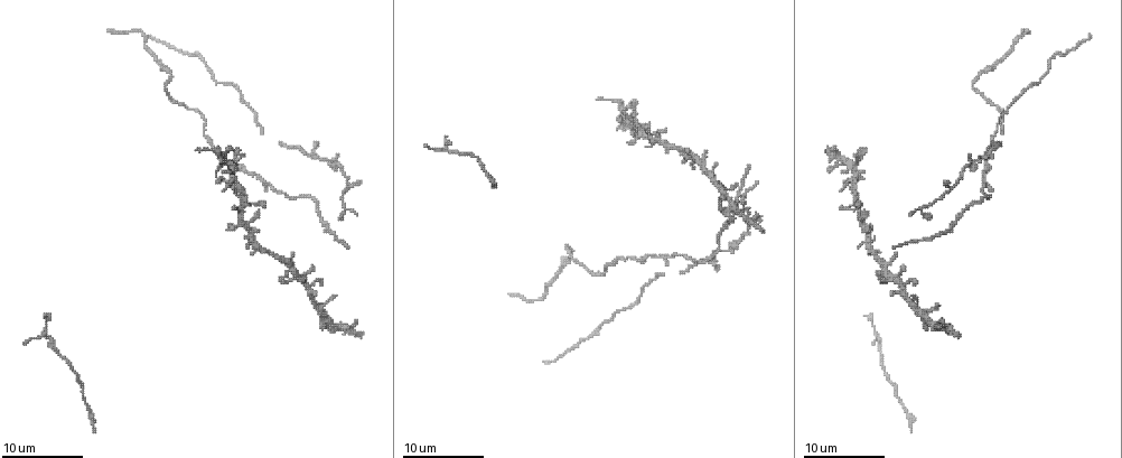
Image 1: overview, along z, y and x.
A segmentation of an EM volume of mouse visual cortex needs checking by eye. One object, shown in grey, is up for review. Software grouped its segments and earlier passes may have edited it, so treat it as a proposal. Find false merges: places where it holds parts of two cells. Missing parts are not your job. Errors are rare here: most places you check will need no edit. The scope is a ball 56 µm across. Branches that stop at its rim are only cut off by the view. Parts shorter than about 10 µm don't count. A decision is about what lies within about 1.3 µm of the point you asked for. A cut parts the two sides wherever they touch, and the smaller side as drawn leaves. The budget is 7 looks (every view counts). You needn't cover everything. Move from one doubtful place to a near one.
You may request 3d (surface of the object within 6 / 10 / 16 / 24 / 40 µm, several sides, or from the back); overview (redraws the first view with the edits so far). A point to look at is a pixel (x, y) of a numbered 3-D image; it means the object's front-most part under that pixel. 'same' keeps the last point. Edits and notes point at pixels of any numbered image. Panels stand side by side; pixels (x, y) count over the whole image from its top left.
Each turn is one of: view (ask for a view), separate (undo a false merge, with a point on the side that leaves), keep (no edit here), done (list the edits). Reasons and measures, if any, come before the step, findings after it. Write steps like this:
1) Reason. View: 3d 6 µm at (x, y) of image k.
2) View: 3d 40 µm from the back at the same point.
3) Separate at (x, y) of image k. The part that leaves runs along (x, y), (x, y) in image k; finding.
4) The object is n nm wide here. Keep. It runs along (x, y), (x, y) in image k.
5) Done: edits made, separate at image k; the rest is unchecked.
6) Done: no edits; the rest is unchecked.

Thin neck. View: 3d 10 µm at (972, 85) of image 1.

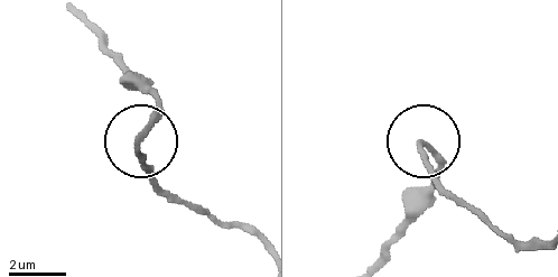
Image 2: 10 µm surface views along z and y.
Keep. It runs along (260, 240), (216, 222), (156, 179), (142, 153), (154, 90) in image 2; all the same cell.

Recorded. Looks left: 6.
Arms part here. View: 3d 10 µm at (639, 135) of image 1.

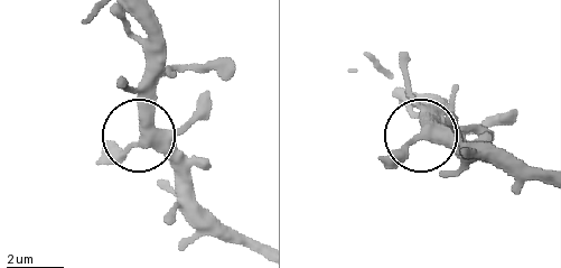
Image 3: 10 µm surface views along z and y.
View: 3d 10 µm from the back at (427, 130) of image 3.

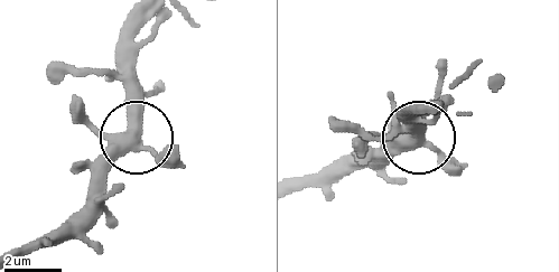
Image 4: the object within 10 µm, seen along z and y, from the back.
The object is 360 nm wide here. Keep. It runs along (20, 255), (78, 207), (93, 179), (134, 136), (137, 44) in image 4; one cell here.

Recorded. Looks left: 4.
Four arms meet. View: 3d 16 µm at (893, 282) of image 1.

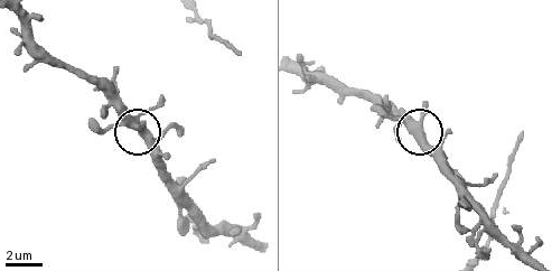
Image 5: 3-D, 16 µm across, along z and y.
View: 3d 16 µm from the back at (417, 133) of image 5.

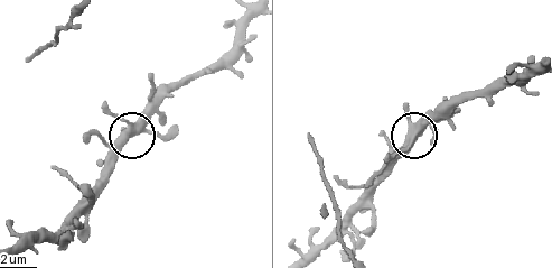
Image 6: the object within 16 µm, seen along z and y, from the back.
Keep. One cell here.

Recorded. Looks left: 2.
Done: no edits; the rest is unchecked.

